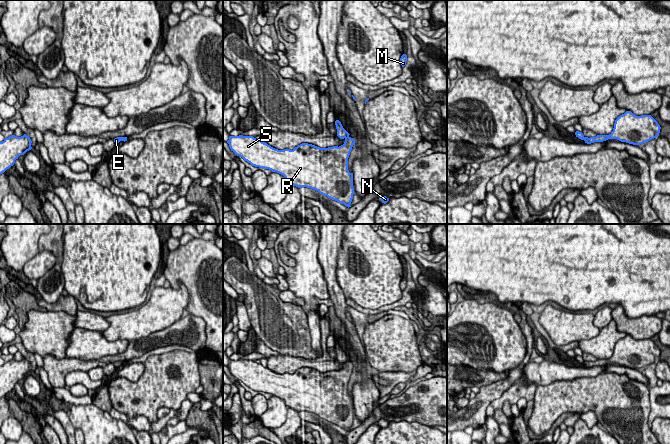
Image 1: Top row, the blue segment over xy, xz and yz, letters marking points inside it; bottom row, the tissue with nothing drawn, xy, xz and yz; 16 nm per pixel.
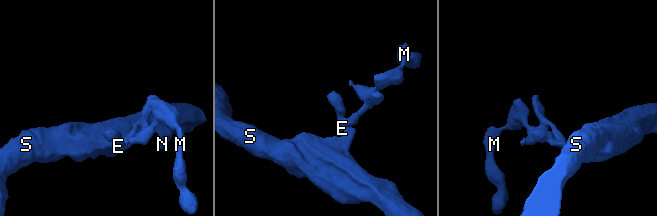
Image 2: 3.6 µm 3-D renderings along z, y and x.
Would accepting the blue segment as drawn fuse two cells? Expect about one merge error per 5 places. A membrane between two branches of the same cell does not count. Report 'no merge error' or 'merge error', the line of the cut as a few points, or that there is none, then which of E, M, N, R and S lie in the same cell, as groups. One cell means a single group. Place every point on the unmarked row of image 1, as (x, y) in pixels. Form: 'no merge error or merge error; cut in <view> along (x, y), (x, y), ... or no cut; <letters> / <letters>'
merge error; cut in xz along (348, 360), (345, 362); E M / N R S

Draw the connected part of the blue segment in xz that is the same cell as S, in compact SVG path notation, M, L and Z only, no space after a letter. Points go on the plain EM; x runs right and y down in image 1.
M230 360L227 365L231 375L242 381L252 390L269 393L285 401L288 408L298 412L307 411L318 415L320 418L351 431L353 423L353 397L348 394L348 382L355 368L355 363L345 362L341 370L320 372L312 368L302 367L293 374L278 374L253 360Z

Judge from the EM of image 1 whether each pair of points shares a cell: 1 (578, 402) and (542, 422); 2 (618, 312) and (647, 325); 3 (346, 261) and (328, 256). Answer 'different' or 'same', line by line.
1: same
2: same
3: different

